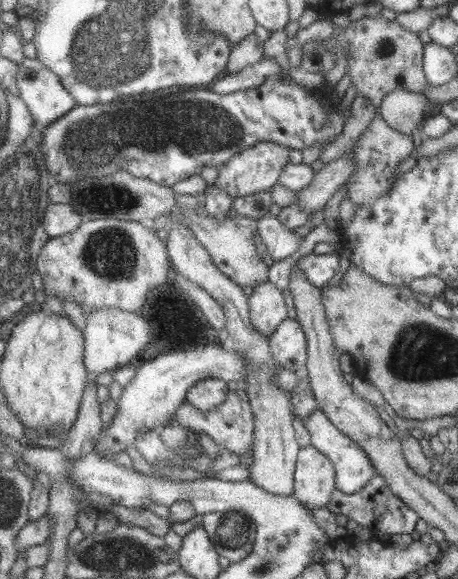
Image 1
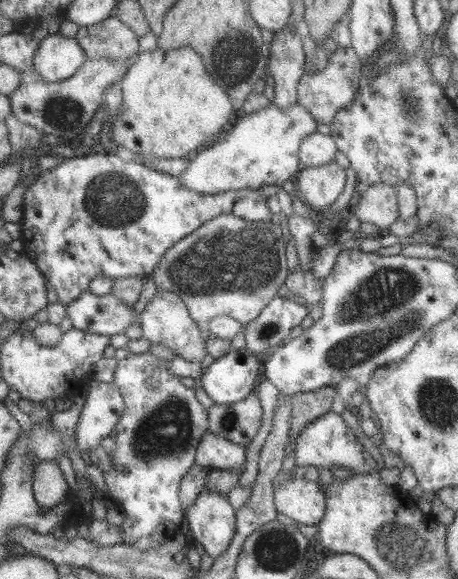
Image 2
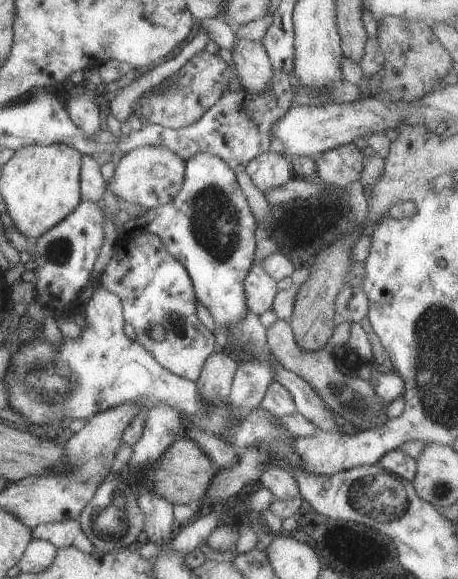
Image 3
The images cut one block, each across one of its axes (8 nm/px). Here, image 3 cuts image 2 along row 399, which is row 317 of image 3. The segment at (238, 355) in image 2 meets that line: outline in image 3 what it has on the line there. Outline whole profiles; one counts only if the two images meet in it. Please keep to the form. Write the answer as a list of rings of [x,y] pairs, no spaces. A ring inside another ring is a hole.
[[[199,151],[185,162],[185,182],[172,201],[148,209],[144,216],[131,217],[119,230],[120,235],[134,237],[148,232],[158,236],[170,255],[186,268],[197,300],[210,311],[221,331],[248,315],[243,283],[260,254],[255,240],[258,224],[236,175],[222,158],[211,151]]]

